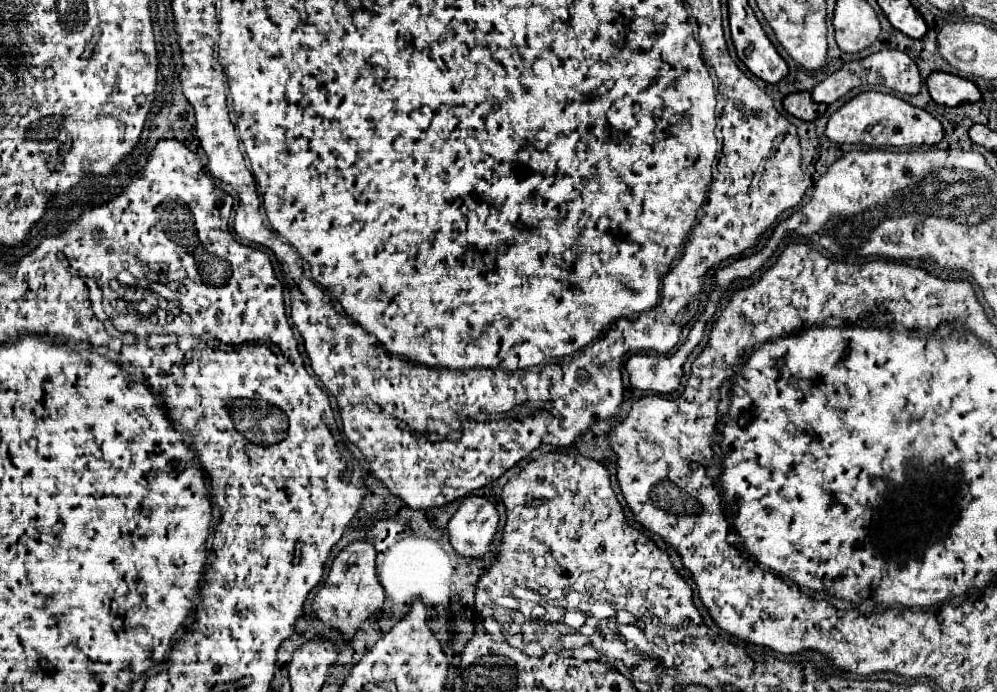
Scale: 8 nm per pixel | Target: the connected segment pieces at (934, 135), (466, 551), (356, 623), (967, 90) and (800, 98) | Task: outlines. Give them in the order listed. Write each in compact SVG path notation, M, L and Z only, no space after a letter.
M861 92L845 102L827 122L825 134L839 144L869 146L935 146L943 138L943 128L929 112L883 92Z
M467 496L447 524L449 542L461 556L483 556L495 536L497 522L499 514L489 500Z
M353 542L333 560L331 572L325 580L323 590L317 592L313 608L317 618L333 628L337 628L345 638L351 638L355 630L383 606L385 592L377 580L375 570L375 546L371 542Z
M931 72L927 78L927 88L931 98L941 106L959 106L981 98L979 88L971 80L947 72Z
M793 92L789 96L785 96L783 100L783 108L793 114L795 118L799 120L815 120L819 118L823 112L825 112L825 104L815 104L811 100L811 94L809 92Z

